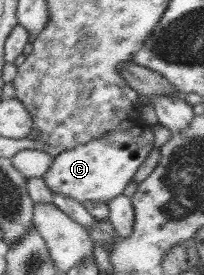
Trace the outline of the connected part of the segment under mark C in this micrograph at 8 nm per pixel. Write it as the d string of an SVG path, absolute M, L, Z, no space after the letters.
M134 125L127 131L116 129L99 139L91 139L87 144L78 144L75 148L59 153L42 178L52 193L72 197L81 204L84 201L108 202L125 191L153 149L155 142L152 126Z

